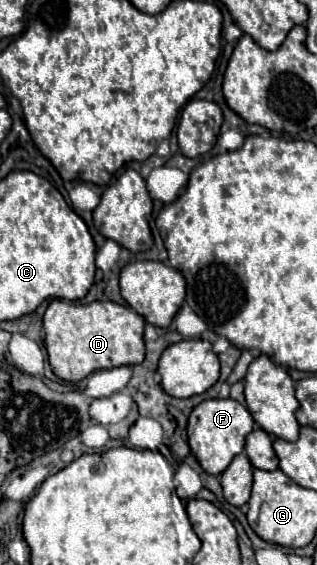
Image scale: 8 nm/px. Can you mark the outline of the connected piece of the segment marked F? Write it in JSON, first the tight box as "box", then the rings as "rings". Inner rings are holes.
{"box":[187,399,255,475],"rings":[[[207,399],[199,403],[189,415],[189,425],[187,425],[189,447],[197,457],[199,465],[209,475],[219,475],[229,467],[233,457],[243,451],[245,437],[253,431],[254,424],[255,421],[247,411],[247,407],[243,407],[235,399]]]}

